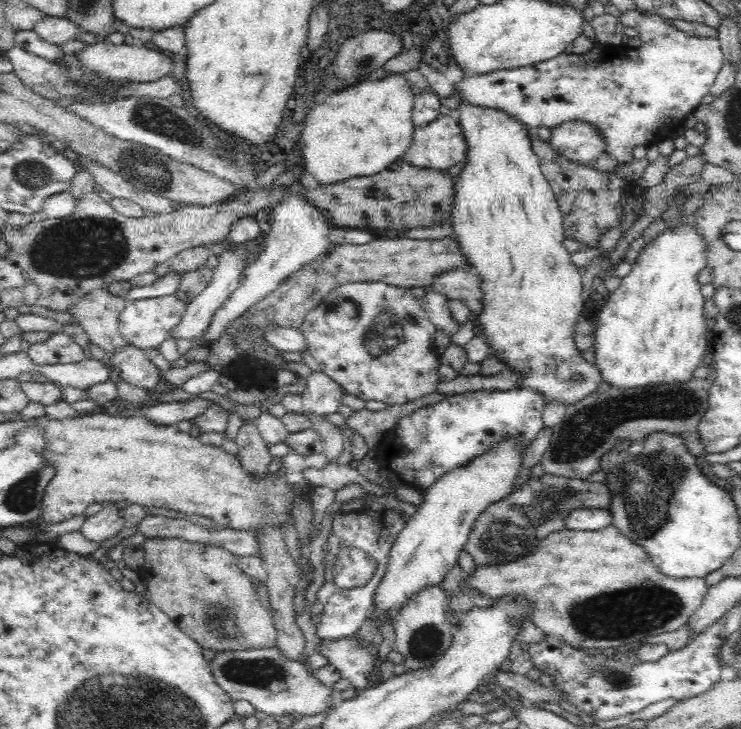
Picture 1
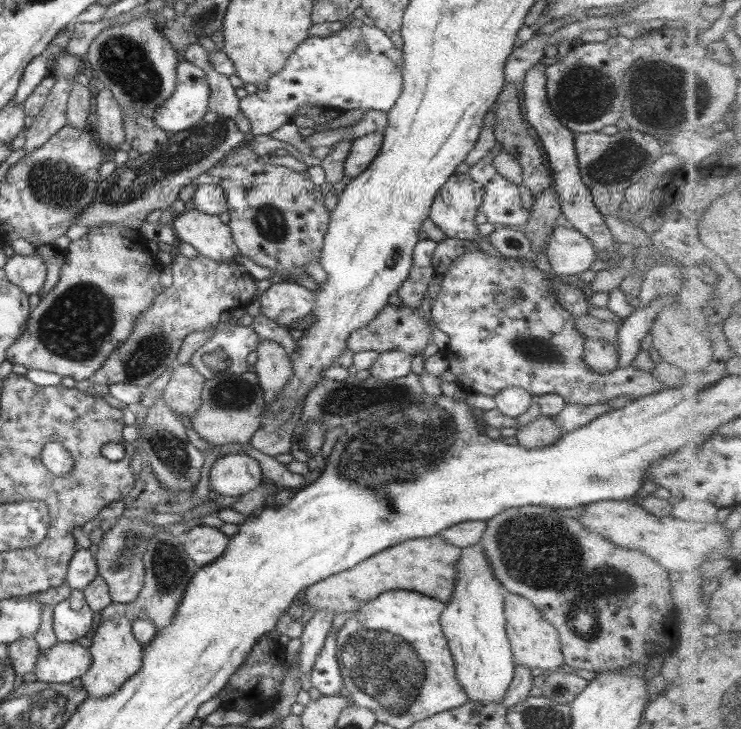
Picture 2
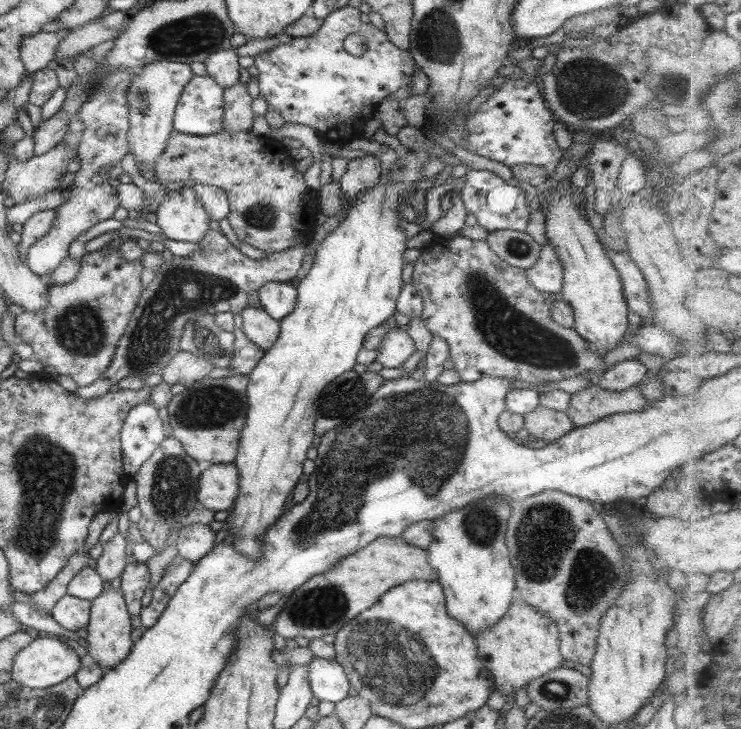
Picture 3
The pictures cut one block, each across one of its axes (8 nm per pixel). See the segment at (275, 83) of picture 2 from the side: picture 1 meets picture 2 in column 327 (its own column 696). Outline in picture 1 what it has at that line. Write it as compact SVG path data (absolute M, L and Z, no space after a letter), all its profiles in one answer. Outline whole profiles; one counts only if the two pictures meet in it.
M636 7L620 11L617 18L625 27L634 28L642 46L638 54L650 60L636 60L636 50L618 46L601 46L598 51L586 54L560 54L547 61L530 63L513 69L500 69L480 74L468 74L454 84L456 96L466 99L474 105L492 109L502 109L514 115L528 129L540 126L554 129L568 122L590 123L596 127L598 135L604 141L604 152L616 167L632 164L639 153L650 145L672 139L680 131L688 114L700 105L702 98L710 93L719 70L724 64L724 51L716 38L689 35L686 31L674 27L668 19L658 13L642 11Z

